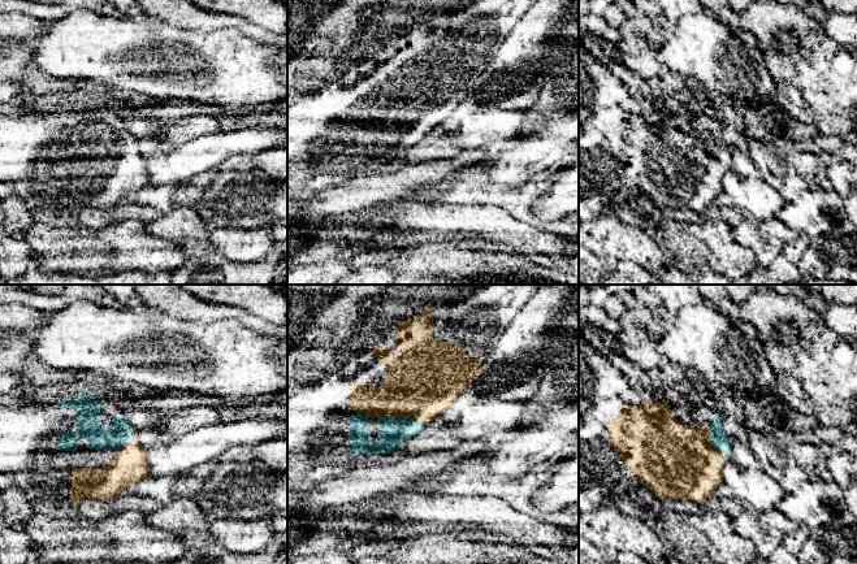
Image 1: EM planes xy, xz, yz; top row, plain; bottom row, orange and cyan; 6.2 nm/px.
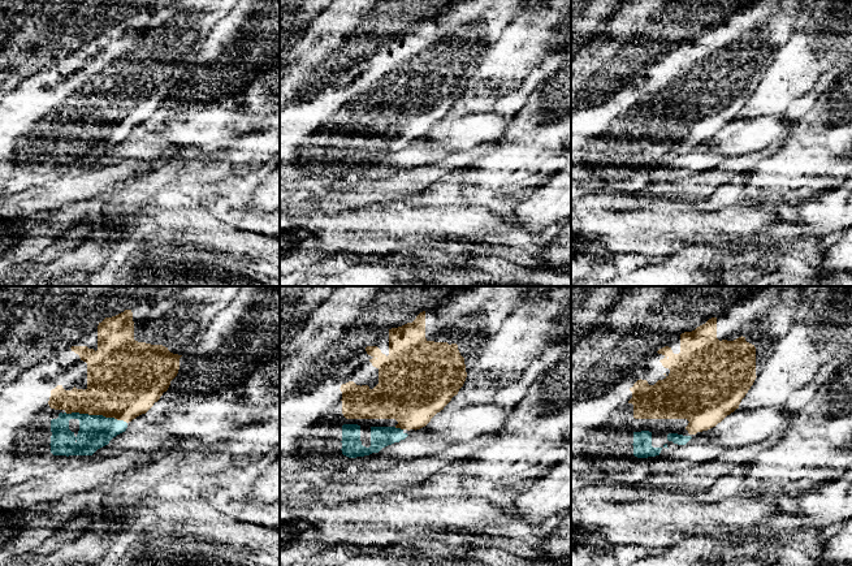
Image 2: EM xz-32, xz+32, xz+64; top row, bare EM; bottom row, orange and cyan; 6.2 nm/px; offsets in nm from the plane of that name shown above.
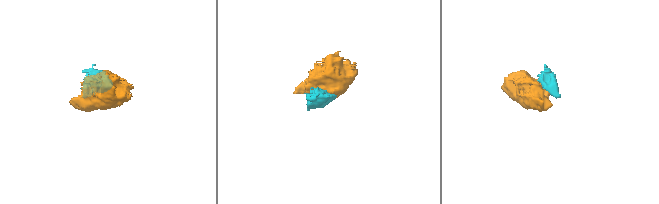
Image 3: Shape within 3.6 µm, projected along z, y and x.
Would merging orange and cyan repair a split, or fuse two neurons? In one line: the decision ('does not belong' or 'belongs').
belongs

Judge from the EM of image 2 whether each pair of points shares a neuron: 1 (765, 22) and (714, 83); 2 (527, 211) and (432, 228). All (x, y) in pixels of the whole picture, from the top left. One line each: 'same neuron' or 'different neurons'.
1: same neuron
2: different neurons

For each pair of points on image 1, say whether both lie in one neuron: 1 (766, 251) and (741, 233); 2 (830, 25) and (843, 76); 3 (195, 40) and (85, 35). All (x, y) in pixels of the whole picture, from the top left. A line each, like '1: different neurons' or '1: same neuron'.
1: same neuron
2: different neurons
3: same neuron

